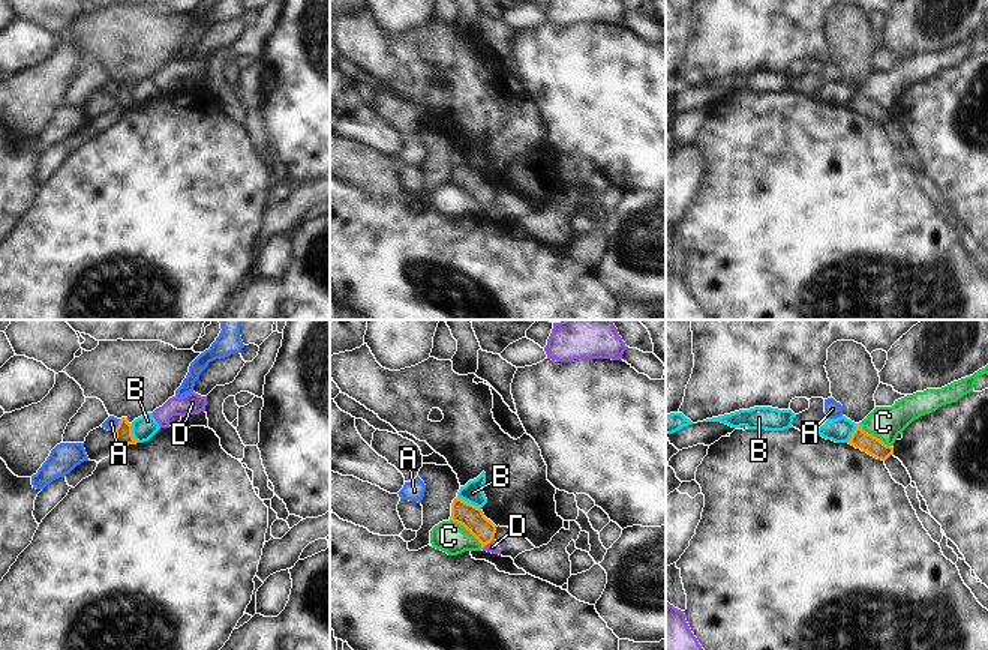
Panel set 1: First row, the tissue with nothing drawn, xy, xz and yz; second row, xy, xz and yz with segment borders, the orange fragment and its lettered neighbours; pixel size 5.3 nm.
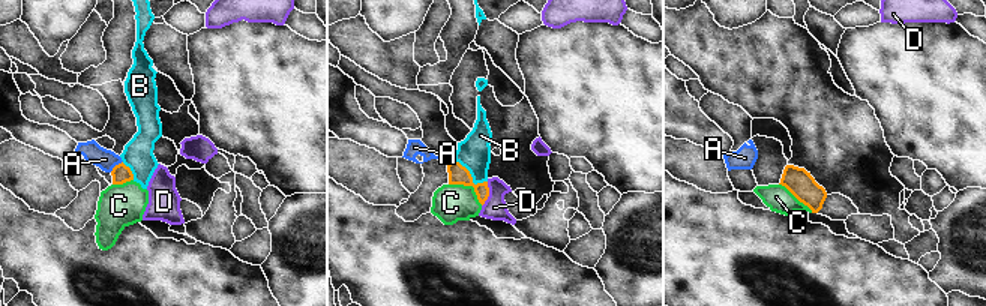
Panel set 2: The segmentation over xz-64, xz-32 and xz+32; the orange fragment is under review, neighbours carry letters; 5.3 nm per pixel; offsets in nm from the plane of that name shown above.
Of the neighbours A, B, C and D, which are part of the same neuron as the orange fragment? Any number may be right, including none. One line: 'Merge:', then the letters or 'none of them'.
Merge: none of them

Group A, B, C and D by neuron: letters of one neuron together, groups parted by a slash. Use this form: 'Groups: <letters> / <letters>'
Groups: A / B C / D.

